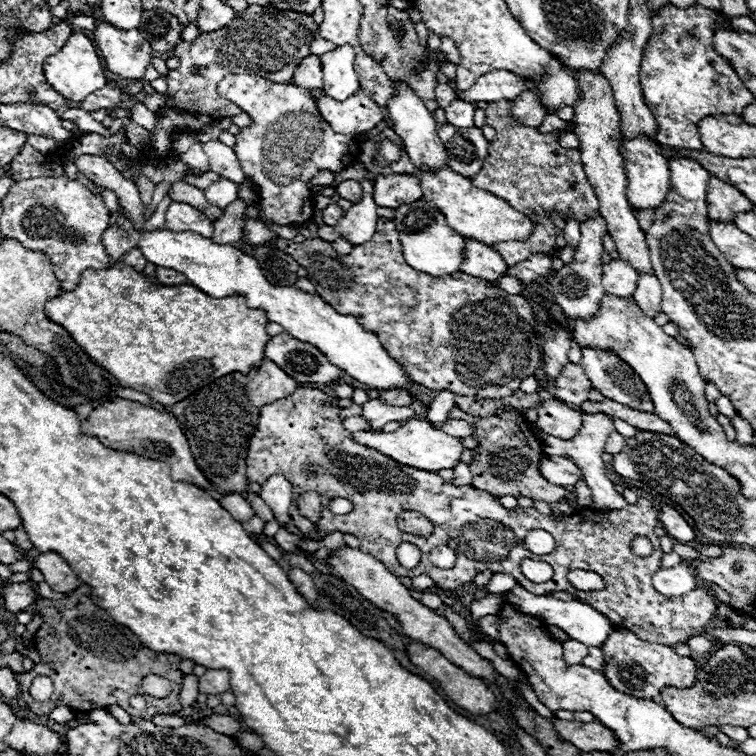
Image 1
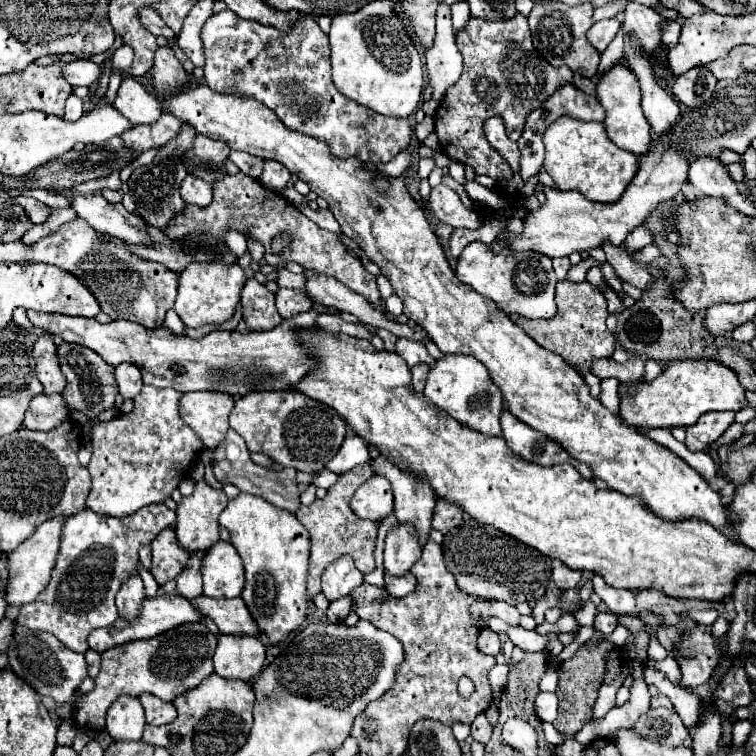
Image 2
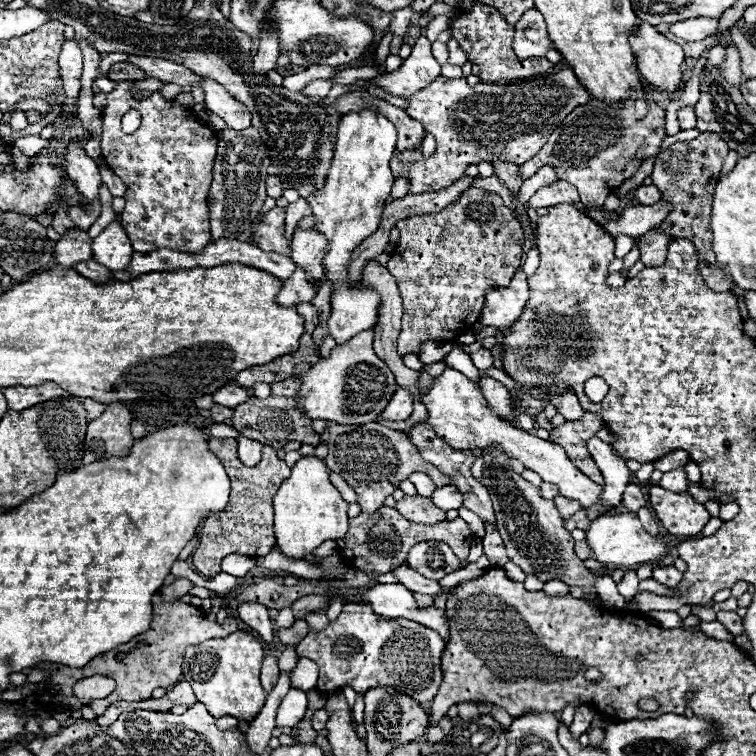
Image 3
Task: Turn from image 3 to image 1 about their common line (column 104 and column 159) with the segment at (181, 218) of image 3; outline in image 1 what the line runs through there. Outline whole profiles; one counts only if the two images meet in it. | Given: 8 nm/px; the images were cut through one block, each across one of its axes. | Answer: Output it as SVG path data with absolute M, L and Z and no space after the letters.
M248 6L244 12L238 12L234 22L230 26L216 30L214 34L200 34L194 42L178 42L178 46L172 50L174 56L178 56L180 66L172 70L166 76L168 90L162 94L164 96L164 106L156 110L156 128L150 134L150 146L144 148L144 156L148 160L164 160L174 156L172 148L172 136L180 132L198 132L208 124L214 124L220 118L236 116L242 110L233 102L219 97L217 92L218 82L226 74L236 74L236 72L250 72L250 74L262 74L262 78L270 78L272 82L292 82L294 70L302 58L310 54L310 44L316 36L316 22L308 14L298 14L290 10L276 10L276 8L262 8L262 6Z

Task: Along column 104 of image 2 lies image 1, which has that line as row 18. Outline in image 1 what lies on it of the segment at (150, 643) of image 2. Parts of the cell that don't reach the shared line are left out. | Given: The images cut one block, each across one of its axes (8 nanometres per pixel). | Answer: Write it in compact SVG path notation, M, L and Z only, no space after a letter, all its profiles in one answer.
M668 4L660 12L652 12L652 34L642 56L640 86L644 102L658 122L656 142L660 144L700 150L698 122L704 116L742 116L744 108L754 102L754 96L744 88L730 64L712 48L716 18L718 14L714 10L698 4L686 10Z

